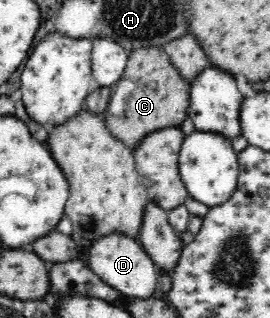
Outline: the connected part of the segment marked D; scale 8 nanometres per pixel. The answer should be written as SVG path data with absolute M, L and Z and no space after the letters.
M110 234L92 242L90 249L90 270L101 278L101 281L119 292L127 301L152 298L157 291L159 270L148 254L143 251L138 240L129 236Z

